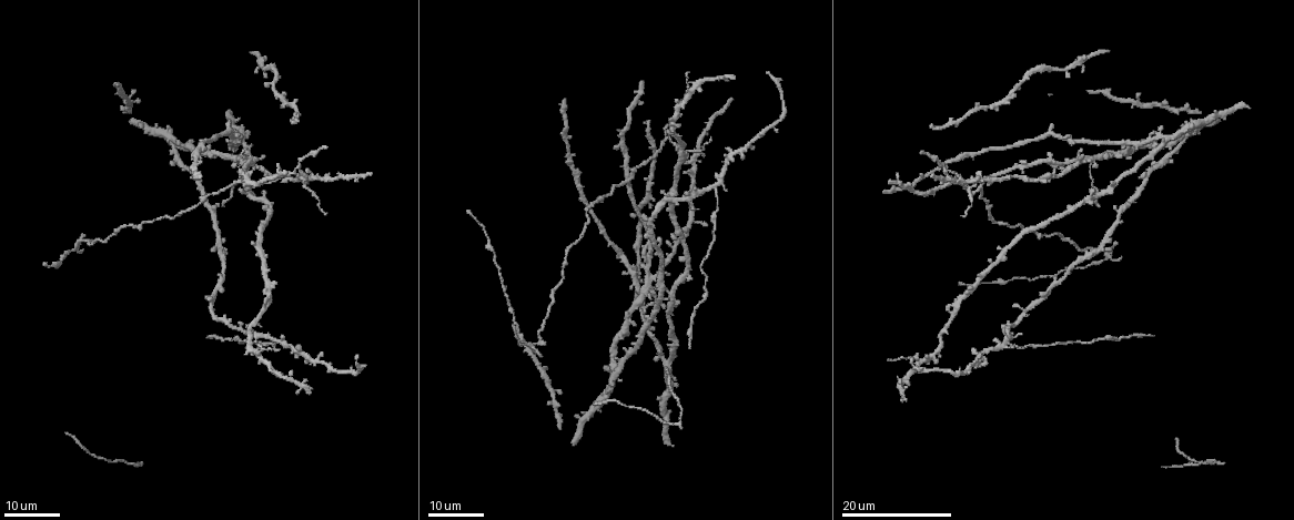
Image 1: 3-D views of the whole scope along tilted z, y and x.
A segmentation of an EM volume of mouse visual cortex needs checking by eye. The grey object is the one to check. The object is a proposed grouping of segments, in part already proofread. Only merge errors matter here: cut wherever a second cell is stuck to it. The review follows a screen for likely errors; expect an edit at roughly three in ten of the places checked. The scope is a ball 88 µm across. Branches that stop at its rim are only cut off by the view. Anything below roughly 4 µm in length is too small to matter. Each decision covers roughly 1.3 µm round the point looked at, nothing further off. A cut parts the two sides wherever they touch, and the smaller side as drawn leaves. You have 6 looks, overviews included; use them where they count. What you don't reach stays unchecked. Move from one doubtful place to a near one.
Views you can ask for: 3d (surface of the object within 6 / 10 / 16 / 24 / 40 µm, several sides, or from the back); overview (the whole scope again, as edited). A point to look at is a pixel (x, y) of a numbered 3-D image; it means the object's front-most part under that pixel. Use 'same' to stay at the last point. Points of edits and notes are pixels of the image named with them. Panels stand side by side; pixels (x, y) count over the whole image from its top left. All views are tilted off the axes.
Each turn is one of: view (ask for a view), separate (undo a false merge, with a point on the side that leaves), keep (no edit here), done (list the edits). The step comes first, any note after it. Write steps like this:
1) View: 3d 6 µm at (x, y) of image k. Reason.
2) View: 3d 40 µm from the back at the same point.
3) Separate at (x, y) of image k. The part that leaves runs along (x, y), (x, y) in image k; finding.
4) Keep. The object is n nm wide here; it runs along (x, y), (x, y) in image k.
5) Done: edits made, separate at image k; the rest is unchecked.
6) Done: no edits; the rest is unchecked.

View: 3d 24 µm at (663, 363) of image 1.

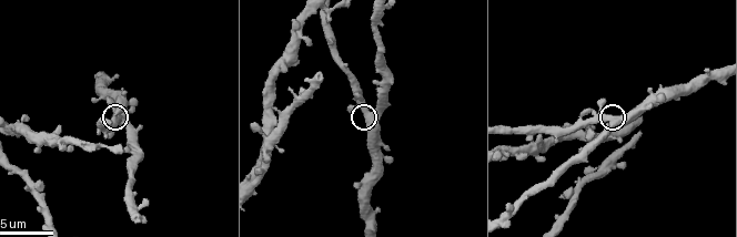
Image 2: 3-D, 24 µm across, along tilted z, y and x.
View: 3d 10 µm at (609, 116) of image 2.

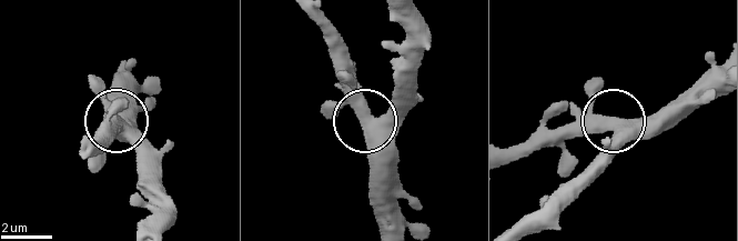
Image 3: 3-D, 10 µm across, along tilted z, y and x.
Keep. It runs along (402, 16), (408, 42), (390, 103), (362, 123), (374, 186) in image 3; continuous, no second cell.

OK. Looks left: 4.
View: 3d 24 µm at (916, 360) of image 1. Four or more arms meet.

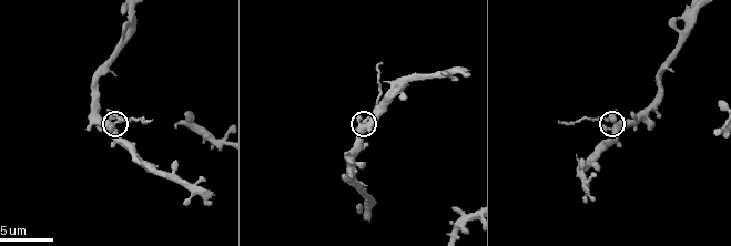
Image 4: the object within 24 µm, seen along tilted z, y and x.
View: 3d 6 µm at (613, 127) of image 4.

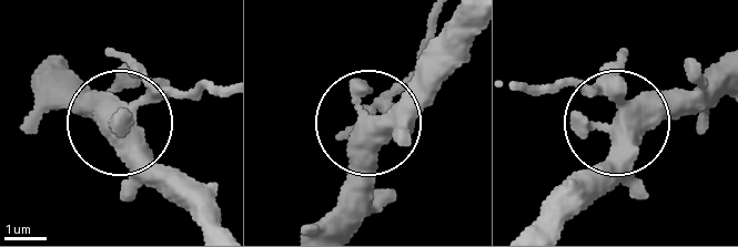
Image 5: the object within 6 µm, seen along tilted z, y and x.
Separate at (105, 54) of image 5. 5 arms meet here; the part that leaves runs along (143, 104), (224, 89) in image 5; a second cell is stuck on.

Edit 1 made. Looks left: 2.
Done: edits made, separate at image 5; the rest is unchecked.

